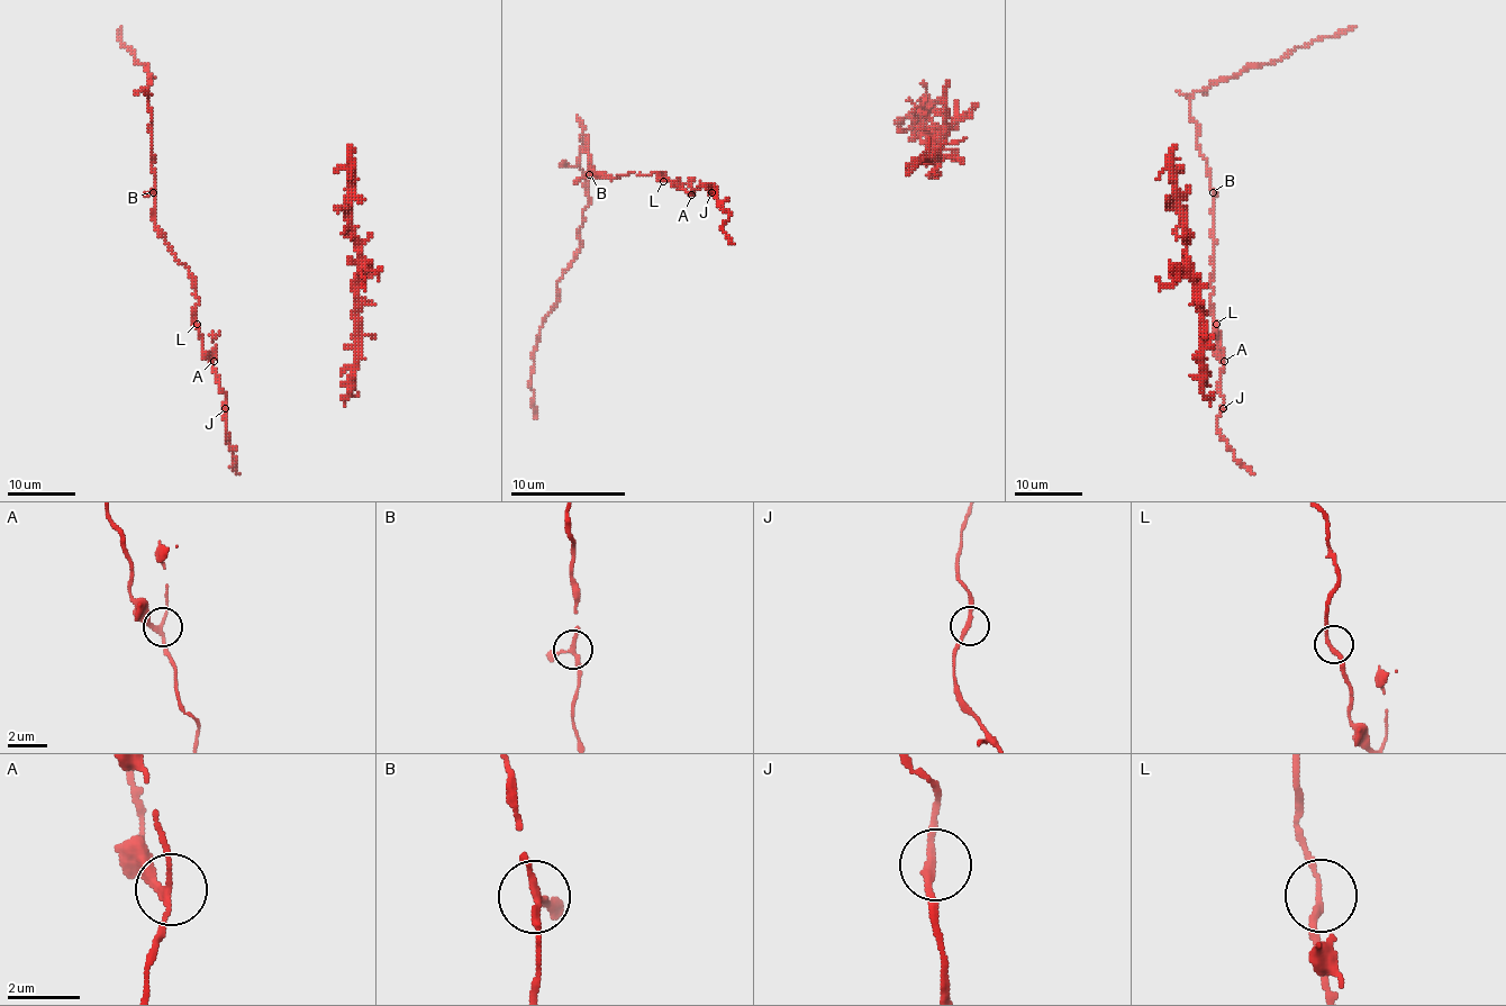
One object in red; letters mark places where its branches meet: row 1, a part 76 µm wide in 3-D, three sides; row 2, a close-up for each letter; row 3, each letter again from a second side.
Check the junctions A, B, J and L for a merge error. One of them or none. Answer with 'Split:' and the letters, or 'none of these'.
Split: none of these

